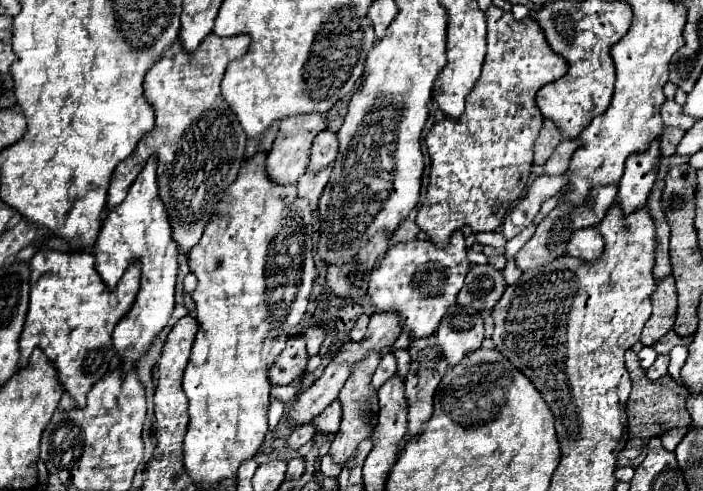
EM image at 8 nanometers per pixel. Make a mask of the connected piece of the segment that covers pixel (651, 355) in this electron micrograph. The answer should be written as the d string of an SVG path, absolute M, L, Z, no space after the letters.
M643 347L643 349L639 351L639 363L641 363L641 367L643 367L643 369L649 369L649 367L653 365L655 357L657 357L657 353L655 353L653 347Z

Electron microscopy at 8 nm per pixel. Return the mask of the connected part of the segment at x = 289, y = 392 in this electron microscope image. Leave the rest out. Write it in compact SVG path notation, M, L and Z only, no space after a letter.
M293 381L293 385L283 385L283 387L273 387L273 399L279 399L283 405L291 405L299 393L301 381Z

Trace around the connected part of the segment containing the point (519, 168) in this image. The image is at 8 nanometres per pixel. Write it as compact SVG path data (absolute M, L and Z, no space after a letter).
M491 5L487 11L487 57L483 63L483 73L467 97L465 113L459 119L443 119L437 123L425 143L431 157L431 175L429 187L425 195L425 203L417 213L417 225L427 233L427 237L437 247L447 247L449 237L461 227L469 225L471 231L497 231L503 223L505 213L513 207L513 203L523 195L529 169L533 163L533 143L541 131L543 115L535 105L537 91L561 79L567 73L565 59L557 57L541 31L535 25L533 17L525 17L523 21L513 19L511 13L505 13Z

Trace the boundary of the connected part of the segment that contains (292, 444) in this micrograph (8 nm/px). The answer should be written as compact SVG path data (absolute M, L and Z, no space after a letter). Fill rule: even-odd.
M301 425L301 427L297 427L297 429L289 435L289 439L287 439L287 443L285 443L285 445L287 445L289 449L297 451L301 445L305 445L307 441L311 441L313 433L315 433L313 425Z

